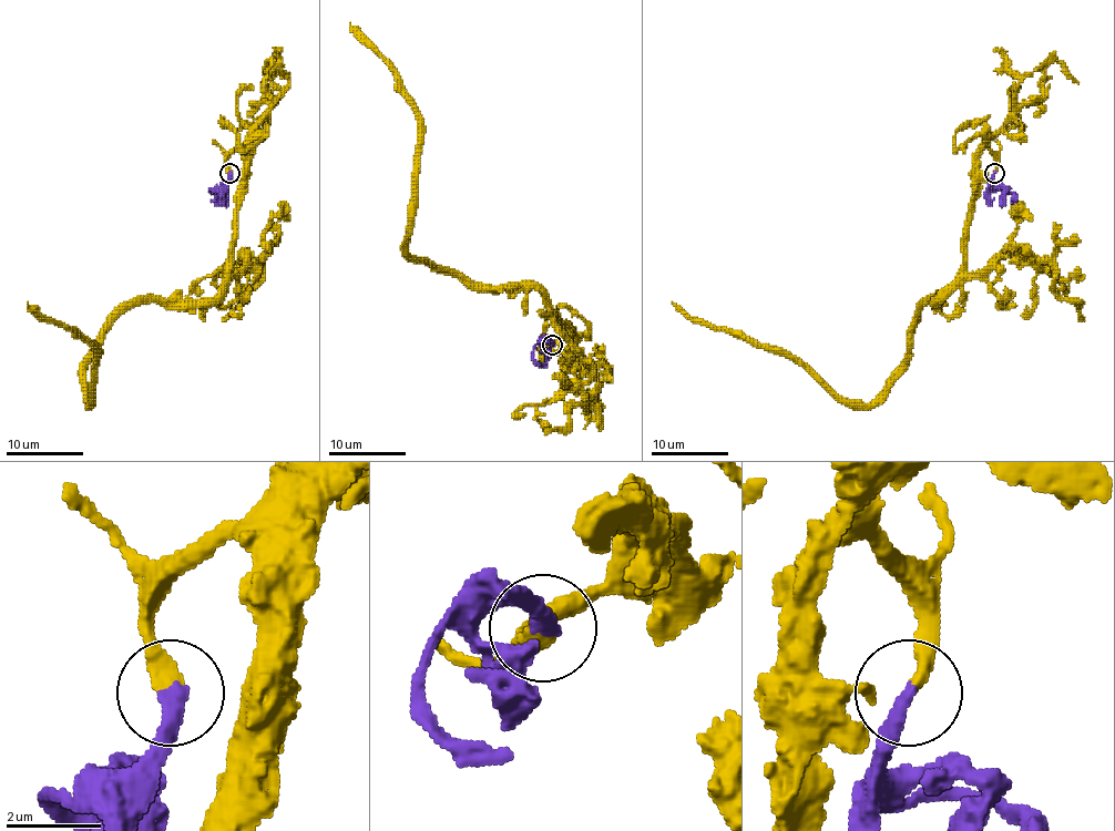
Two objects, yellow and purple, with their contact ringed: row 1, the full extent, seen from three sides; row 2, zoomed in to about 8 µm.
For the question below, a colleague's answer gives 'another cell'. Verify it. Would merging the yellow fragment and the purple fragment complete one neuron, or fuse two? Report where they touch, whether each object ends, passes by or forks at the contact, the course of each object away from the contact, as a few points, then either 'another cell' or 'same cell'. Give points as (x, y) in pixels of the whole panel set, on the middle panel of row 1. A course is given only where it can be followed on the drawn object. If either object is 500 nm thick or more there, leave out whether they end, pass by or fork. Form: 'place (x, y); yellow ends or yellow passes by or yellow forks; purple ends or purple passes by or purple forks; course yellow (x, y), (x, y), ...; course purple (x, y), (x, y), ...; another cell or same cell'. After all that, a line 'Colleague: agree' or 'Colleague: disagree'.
place (552, 345); yellow ends; purple ends; course yellow (552, 344), (565, 327), (535, 288), (463, 284), (408, 252), (418, 119), (397, 71), (350, 22); course purple (552, 344), (544, 340), (533, 350), (535, 359), (546, 367); same cell
Colleague: disagree

